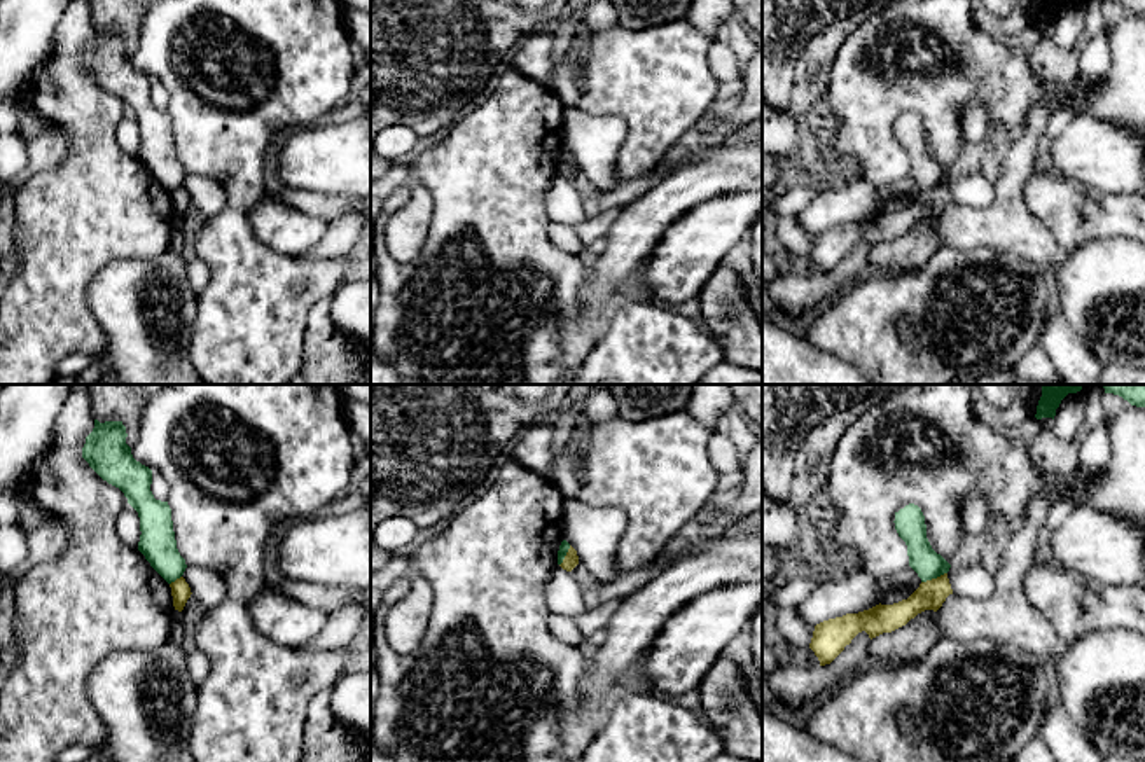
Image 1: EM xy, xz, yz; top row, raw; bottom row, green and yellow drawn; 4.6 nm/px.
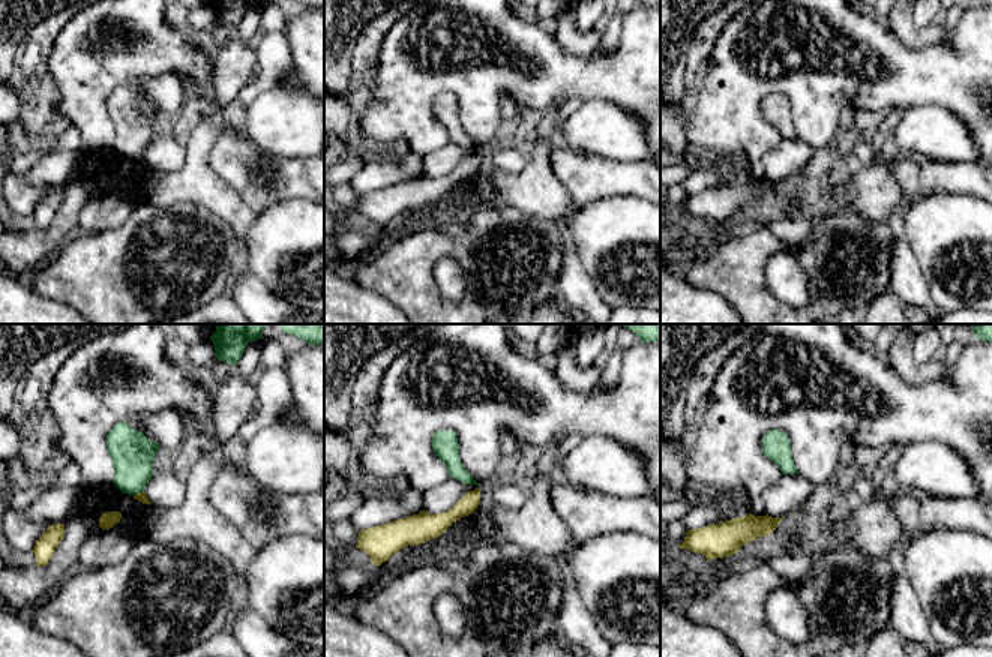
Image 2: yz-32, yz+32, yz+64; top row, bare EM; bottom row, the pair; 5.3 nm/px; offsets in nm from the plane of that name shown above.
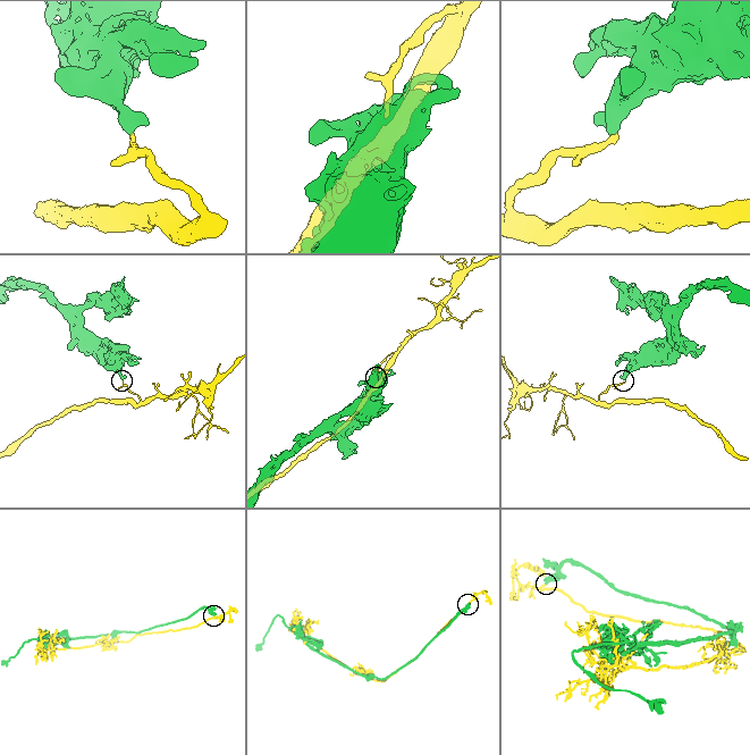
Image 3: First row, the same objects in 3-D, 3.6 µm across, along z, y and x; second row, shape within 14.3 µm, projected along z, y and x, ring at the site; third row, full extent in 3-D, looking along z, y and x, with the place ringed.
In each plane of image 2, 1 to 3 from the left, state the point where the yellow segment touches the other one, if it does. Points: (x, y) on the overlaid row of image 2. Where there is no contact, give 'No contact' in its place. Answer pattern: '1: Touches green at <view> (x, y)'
1: Touches green at yz-32 (138, 492)
2: No contact
3: No contact

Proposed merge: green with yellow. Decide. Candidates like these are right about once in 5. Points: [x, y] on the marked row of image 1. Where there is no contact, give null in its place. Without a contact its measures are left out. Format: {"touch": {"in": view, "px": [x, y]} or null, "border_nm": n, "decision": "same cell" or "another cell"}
{"touch": {"in": "yz", "px": [934, 577]}, "border_nm": 130, "decision": "another cell"}

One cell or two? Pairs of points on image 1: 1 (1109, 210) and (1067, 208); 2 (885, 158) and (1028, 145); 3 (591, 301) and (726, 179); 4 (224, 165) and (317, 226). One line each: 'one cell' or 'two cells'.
1: one cell
2: two cells
3: one cell
4: two cells

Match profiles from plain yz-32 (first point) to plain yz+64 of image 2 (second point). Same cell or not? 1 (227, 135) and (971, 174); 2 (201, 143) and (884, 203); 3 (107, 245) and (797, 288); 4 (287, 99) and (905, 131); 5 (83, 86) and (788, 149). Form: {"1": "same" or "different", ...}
{"1": "same", "2": "same", "3": "different", "4": "same", "5": "different"}

